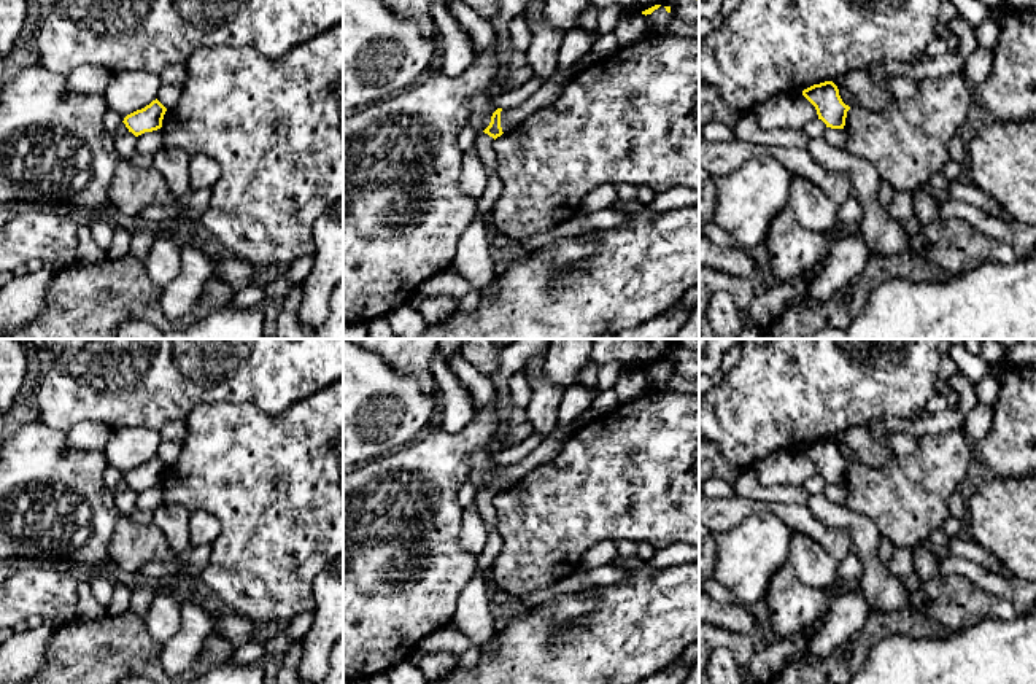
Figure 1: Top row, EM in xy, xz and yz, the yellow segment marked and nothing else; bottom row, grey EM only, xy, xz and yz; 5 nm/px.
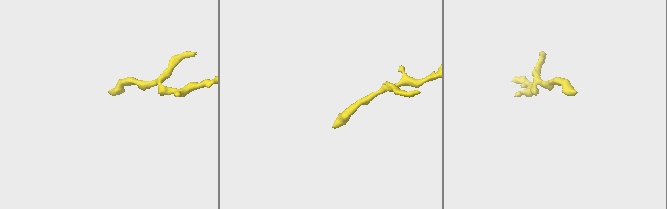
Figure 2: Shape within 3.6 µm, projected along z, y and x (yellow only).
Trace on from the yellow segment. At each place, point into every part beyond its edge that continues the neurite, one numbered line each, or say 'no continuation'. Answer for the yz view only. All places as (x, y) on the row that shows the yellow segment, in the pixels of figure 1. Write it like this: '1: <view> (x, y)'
no continuation

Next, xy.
no continuation

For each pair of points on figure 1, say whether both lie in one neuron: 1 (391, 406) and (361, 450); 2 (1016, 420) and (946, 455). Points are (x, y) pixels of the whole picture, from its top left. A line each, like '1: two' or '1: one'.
1: one
2: two

